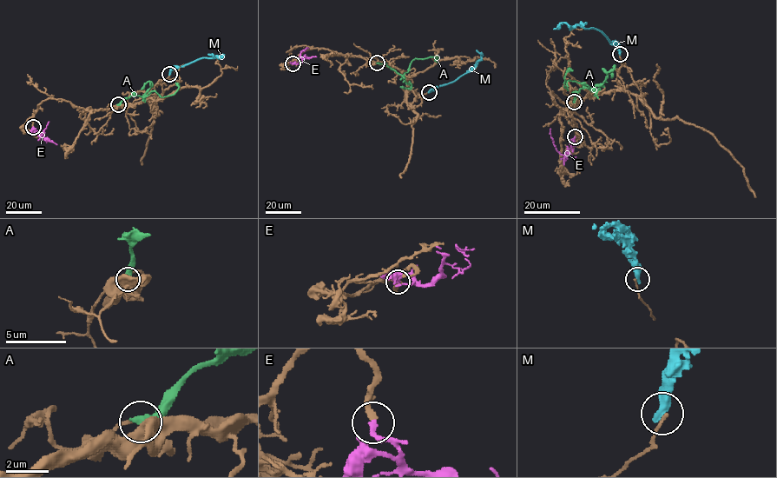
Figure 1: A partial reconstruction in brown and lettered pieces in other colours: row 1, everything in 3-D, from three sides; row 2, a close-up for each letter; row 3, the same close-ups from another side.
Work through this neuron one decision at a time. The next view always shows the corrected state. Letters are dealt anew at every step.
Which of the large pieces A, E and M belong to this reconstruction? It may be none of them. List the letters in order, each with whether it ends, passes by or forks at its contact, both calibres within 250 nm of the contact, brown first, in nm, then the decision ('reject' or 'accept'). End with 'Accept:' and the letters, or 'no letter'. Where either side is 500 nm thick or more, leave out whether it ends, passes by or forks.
A: it ends | 140/480 nm | reject
E: it ends | 240/240 nm | accept
M: it ends | 130/460 nm | reject
Accept: E

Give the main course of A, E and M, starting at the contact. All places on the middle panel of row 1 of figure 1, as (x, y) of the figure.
A: (377, 63), (386, 64), (403, 75), (415, 58), (436, 57), (438, 63)
E: (293, 63), (297, 63), (301, 52), (308, 48)
M: (429, 92), (472, 70), (482, 54), (477, 49)

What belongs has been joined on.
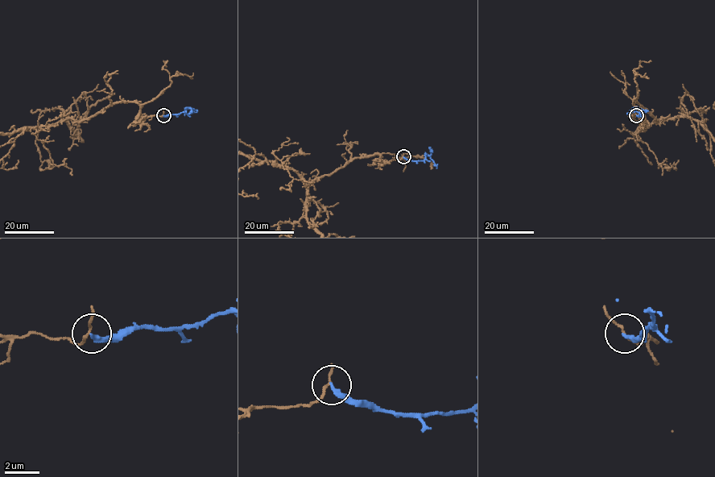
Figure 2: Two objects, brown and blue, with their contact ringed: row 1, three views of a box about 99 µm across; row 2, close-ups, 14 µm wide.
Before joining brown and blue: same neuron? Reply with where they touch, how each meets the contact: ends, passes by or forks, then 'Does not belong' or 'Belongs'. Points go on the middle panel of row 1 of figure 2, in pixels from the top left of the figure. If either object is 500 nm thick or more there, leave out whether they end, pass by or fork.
Place: (403, 156). At the ring brown passes by. At the ring blue ends. Does not belong

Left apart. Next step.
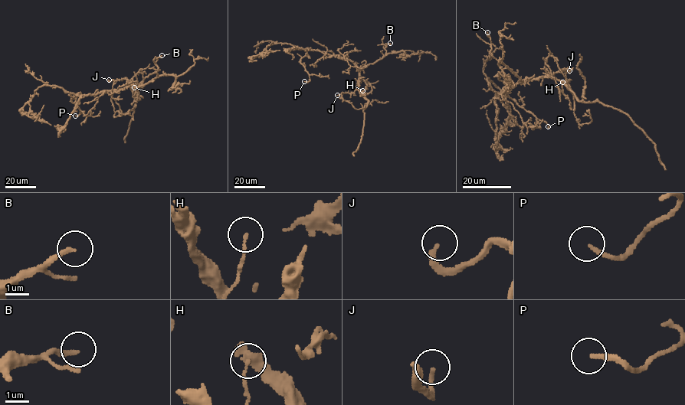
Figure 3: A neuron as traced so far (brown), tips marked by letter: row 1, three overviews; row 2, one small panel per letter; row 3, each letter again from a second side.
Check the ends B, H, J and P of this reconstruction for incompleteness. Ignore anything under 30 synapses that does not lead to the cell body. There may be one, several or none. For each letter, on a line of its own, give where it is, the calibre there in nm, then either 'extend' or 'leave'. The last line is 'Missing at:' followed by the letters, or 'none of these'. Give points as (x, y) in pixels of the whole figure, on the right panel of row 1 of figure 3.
B: place (487, 32); calibre 200 nm; leave
H: place (562, 82); calibre 120 nm; leave
J: place (569, 70); calibre 200 nm; extend
P: place (548, 126); calibre 190 nm; leave
Missing at: J

